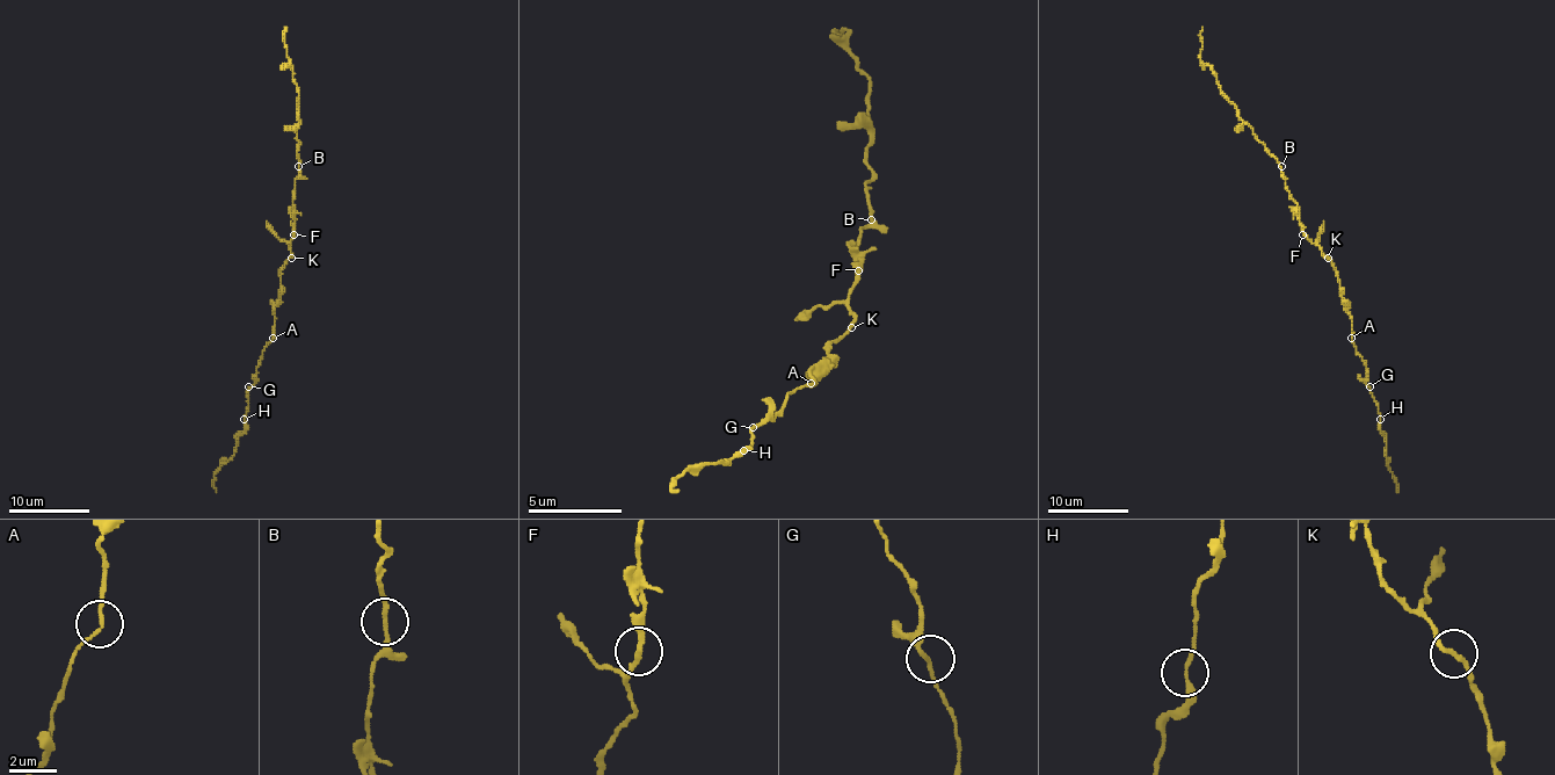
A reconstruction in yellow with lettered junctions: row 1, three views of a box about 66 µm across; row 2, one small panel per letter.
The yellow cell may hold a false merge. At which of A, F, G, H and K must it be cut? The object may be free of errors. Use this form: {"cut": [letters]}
{"cut": []}

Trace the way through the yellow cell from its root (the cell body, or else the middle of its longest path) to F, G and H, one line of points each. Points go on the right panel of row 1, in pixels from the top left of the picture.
F: (1325, 255), (1303, 236)
G: (1325, 255), (1336, 272), (1342, 304), (1352, 320), (1352, 342), (1366, 367), (1366, 383), (1370, 386)
H: (1325, 255), (1331, 261), (1342, 304), (1352, 320), (1352, 342), (1366, 367), (1366, 385), (1380, 419)

